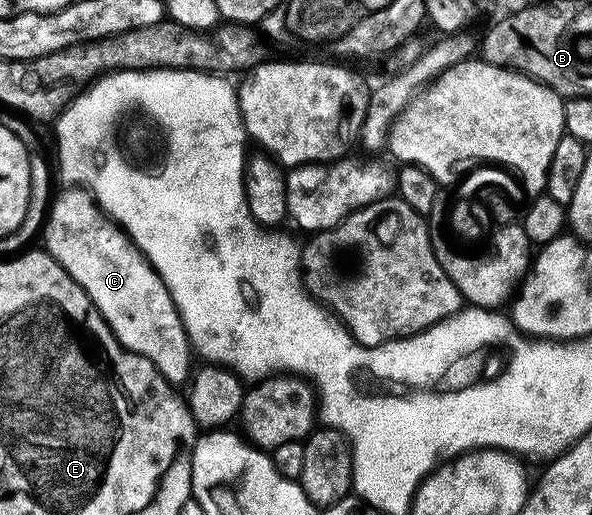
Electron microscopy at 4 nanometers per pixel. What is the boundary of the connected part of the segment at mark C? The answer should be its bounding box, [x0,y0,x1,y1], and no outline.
[43,189,191,385]

